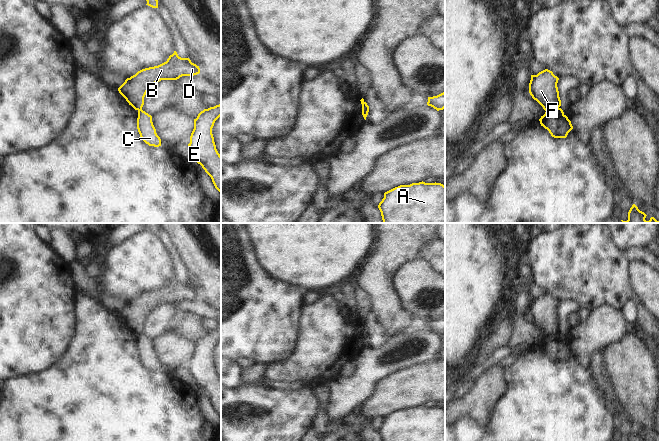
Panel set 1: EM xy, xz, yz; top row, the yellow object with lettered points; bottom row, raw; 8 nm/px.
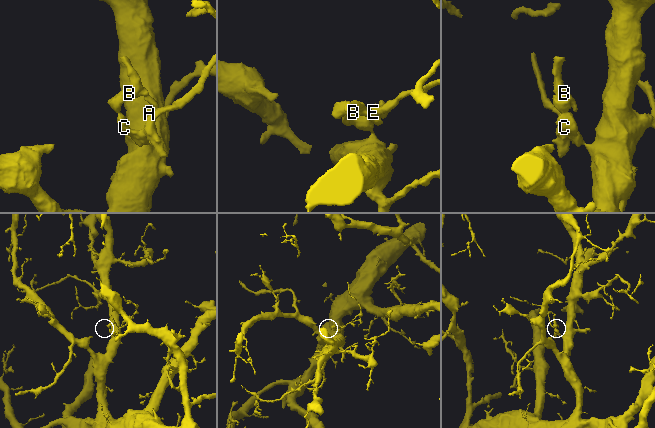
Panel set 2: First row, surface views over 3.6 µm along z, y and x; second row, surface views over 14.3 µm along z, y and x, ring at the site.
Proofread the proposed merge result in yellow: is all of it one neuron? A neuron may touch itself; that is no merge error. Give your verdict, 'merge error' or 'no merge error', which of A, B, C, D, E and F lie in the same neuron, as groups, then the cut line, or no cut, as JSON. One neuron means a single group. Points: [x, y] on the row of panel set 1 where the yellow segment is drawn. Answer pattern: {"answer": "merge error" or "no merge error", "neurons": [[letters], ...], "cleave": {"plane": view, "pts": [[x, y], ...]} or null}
{"answer": "merge error", "neurons": [["A", "C", "E"], ["B", "D", "F"]], "cleave": {"plane": "yz", "pts": [[558, 107], [546, 111]]}}

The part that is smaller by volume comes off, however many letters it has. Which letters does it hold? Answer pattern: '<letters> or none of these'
B, D, F

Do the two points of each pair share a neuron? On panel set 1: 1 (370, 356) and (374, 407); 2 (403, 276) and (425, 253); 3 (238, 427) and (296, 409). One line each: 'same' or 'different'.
1: different
2: different
3: same

